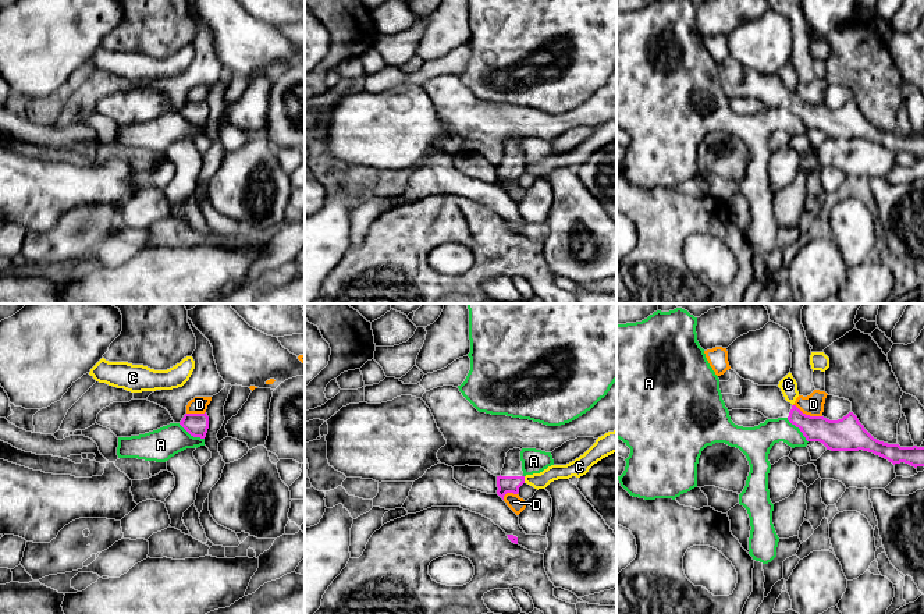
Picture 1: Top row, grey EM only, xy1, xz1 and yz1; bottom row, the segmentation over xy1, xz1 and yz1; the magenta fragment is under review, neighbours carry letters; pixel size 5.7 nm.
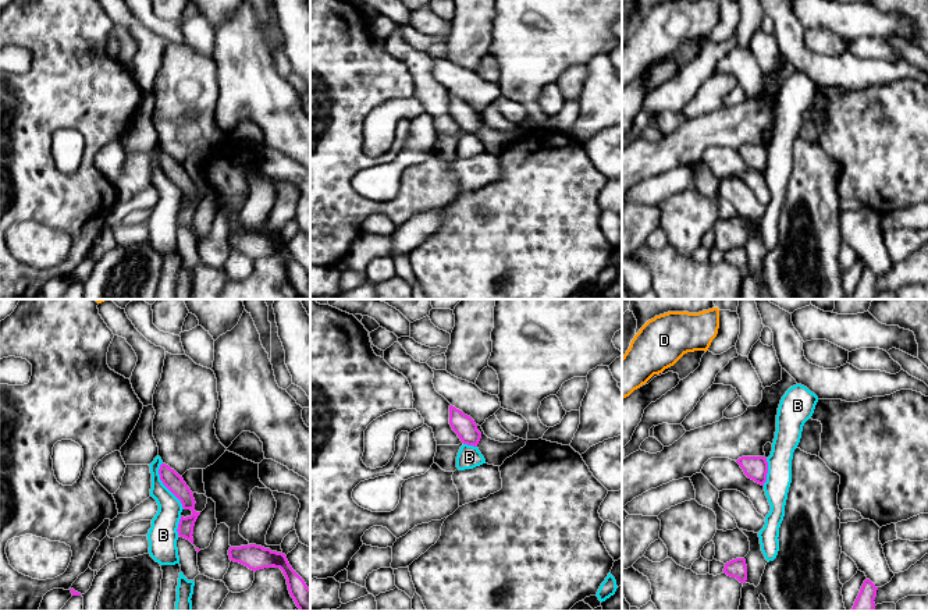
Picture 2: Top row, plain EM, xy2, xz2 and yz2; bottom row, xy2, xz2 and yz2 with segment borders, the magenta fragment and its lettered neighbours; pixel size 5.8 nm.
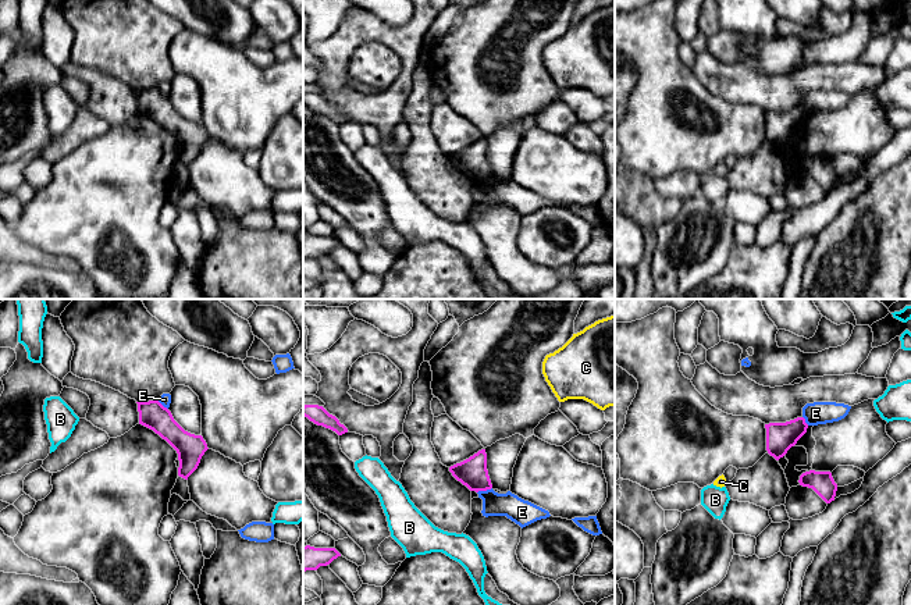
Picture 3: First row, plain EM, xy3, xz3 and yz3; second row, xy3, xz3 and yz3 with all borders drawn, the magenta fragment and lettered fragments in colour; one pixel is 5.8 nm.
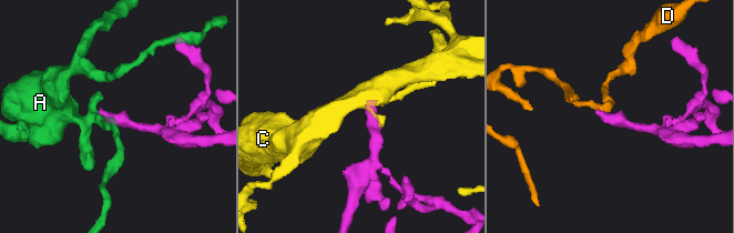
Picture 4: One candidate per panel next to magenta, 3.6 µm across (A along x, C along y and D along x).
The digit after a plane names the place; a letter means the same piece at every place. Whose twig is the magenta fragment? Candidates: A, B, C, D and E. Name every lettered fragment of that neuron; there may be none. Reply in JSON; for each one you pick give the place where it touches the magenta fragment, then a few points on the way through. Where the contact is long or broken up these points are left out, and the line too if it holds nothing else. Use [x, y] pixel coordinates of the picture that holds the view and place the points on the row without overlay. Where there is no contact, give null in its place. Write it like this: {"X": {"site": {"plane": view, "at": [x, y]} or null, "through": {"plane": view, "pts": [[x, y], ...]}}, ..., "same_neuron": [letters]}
{"same_neuron": []}

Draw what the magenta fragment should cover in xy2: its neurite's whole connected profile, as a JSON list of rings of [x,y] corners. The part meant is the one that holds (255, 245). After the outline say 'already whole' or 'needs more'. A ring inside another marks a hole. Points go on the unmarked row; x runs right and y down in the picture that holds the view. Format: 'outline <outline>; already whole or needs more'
outline [[[249,232],[230,235],[230,248],[248,255],[252,259],[264,256],[280,256],[287,267],[288,278],[299,299],[310,299],[310,277],[305,269],[292,257],[285,242],[271,239],[262,234]]]; already whole

